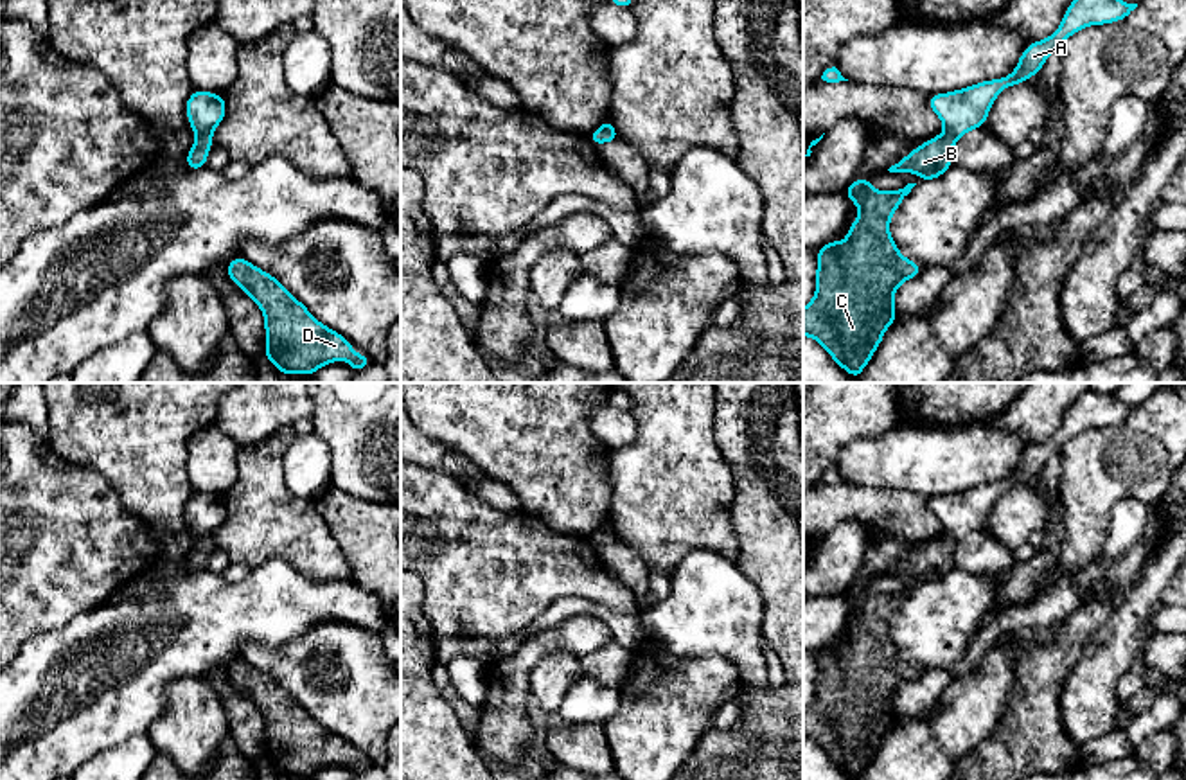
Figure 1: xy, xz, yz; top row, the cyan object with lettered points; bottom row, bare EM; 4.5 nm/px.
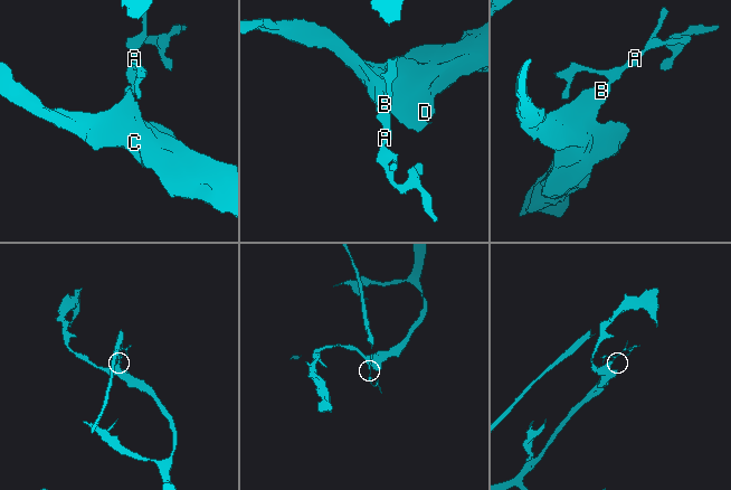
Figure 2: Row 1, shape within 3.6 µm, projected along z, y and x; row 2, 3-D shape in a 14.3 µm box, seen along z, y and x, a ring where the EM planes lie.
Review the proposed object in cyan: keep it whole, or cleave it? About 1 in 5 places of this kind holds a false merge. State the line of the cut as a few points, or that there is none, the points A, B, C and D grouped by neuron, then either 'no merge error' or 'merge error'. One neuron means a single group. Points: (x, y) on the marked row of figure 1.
xy (211, 133), (196, 137) | A / B C D | merge error

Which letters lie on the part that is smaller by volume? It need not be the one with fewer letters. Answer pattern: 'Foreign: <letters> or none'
Foreign: A

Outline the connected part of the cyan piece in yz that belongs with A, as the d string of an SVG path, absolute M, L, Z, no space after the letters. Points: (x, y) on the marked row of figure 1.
M1073 0L1064 13L1060 27L1046 40L1030 43L1010 75L947 93L933 93L929 95L929 108L940 117L945 131L956 138L974 128L987 126L996 97L1005 88L1026 83L1040 72L1048 56L1057 52L1066 38L1089 25L1105 25L1128 18L1136 7L1137 4L1123 0Z

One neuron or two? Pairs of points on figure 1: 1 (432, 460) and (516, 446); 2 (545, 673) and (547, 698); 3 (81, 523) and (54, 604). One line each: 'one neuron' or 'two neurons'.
1: two neurons
2: one neuron
3: one neuron

